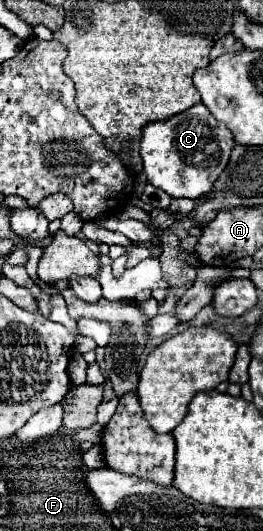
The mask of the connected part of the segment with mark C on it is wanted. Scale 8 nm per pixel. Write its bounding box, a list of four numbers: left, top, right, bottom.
[140,103,234,199]

